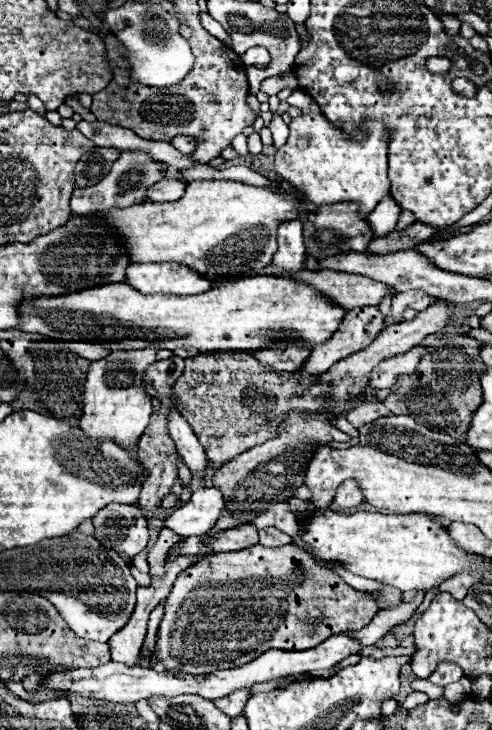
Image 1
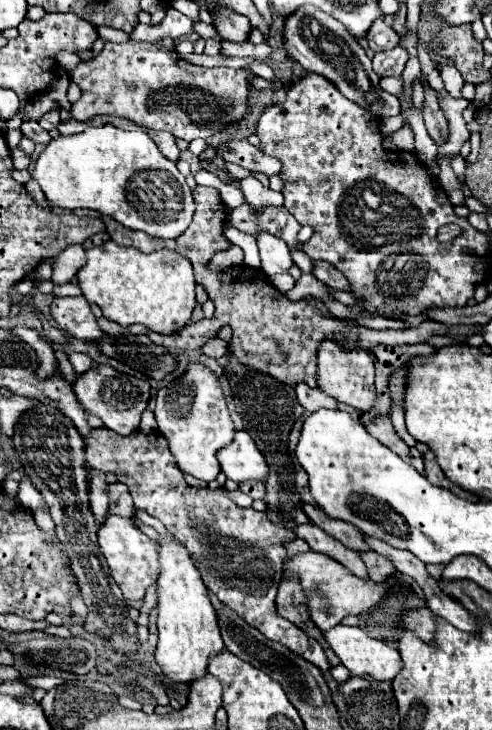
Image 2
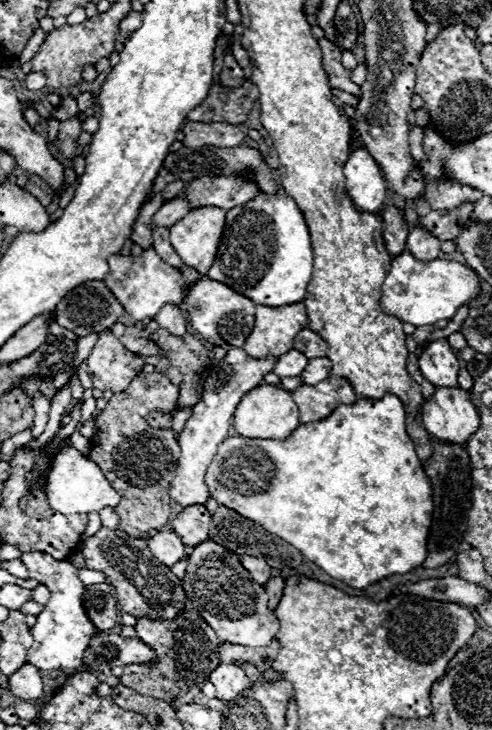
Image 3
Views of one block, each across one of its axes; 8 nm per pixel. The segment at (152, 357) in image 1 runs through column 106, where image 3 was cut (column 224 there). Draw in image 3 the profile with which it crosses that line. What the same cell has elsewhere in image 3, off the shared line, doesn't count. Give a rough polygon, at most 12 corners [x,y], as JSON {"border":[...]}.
{"border":[[228,350],[184,424],[170,498],[208,502],[206,470],[242,396],[278,358]]}

